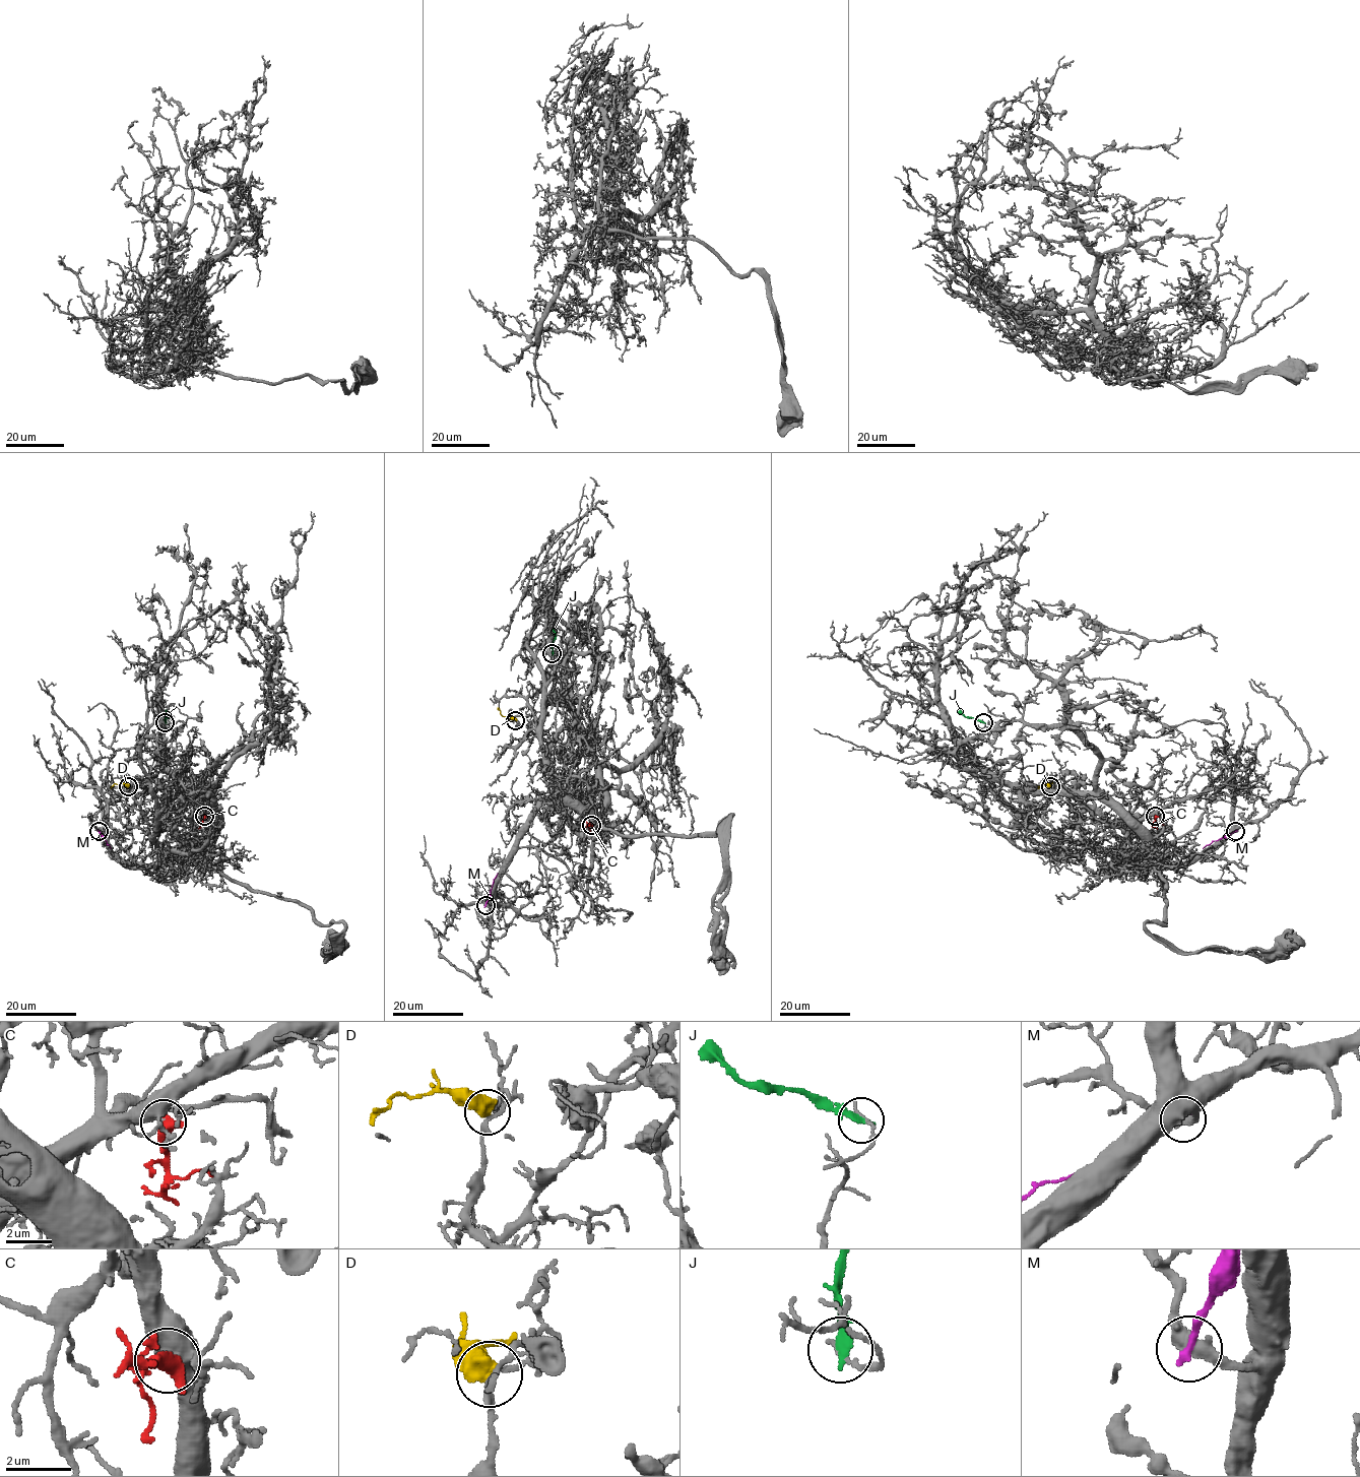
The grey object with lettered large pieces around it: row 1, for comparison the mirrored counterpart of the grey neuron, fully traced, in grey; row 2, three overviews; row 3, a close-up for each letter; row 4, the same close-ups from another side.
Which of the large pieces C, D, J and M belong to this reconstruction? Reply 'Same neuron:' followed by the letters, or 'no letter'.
Same neuron: C

